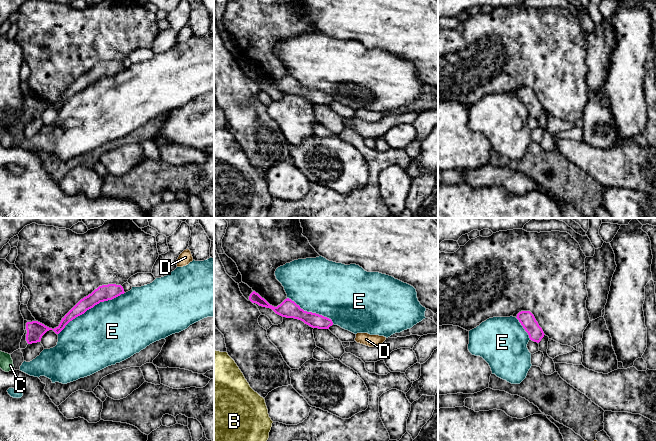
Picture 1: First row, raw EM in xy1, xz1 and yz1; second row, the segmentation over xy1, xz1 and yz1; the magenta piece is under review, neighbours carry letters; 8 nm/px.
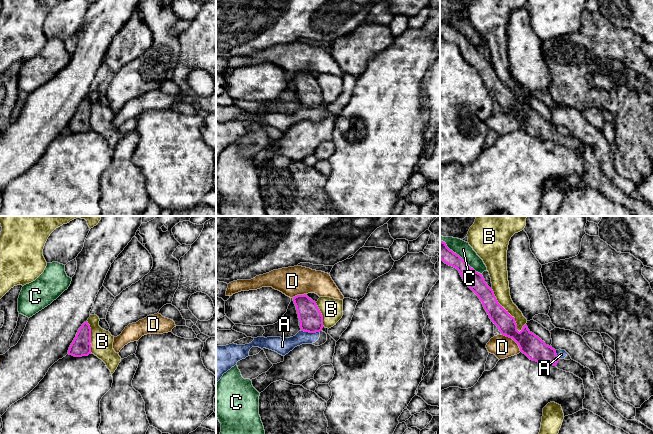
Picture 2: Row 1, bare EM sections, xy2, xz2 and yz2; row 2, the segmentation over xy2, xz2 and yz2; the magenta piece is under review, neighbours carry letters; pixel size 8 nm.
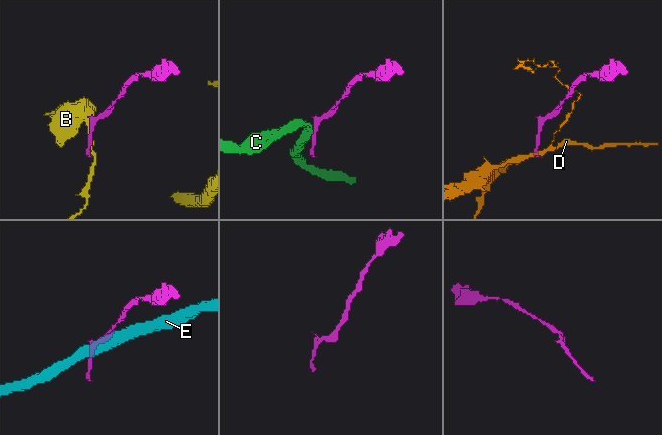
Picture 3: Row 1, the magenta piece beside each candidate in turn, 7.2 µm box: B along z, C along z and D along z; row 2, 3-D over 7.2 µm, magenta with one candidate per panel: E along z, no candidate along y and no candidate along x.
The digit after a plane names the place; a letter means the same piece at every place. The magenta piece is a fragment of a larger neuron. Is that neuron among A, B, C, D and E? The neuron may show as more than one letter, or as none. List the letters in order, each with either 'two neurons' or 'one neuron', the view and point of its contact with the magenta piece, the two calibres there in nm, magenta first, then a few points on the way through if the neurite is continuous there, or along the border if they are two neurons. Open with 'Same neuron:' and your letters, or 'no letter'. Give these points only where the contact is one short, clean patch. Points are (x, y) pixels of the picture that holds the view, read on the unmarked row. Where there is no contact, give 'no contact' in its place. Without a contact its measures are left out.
Same neuron: no letter
A: two neurons; contact xz2 (310, 108); calibres 190 and 140 nm; border xz2 (301, 106), (319, 108)
B: two neurons; contact yz2 (505, 86); calibres 150 and 140 nm
C: two neurons; contact yz2 (459, 32); calibres 140 and 120 nm
D: two neurons; contact yz2 (513, 115); calibres 180 and 180 nm; border yz2 (501, 109), (510, 113), (521, 127)
E: two neurons; contact xy1 (90, 84); calibres 130 and 500 nm

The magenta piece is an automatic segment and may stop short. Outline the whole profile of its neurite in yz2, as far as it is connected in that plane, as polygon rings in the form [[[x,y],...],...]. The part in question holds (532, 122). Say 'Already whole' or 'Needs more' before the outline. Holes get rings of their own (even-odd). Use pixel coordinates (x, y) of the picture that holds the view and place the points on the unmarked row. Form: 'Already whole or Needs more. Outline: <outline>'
Needs more. Outline: [[[441,16],[440,35],[459,47],[464,59],[478,72],[489,94],[498,103],[501,110],[512,114],[518,120],[520,127],[530,136],[556,142],[558,145],[573,149],[583,156],[584,185],[600,192],[609,200],[623,205],[634,216],[653,216],[653,206],[637,196],[627,196],[603,174],[593,148],[589,144],[572,135],[560,135],[556,126],[532,109],[526,100],[519,108],[515,94],[498,79],[492,64],[487,61],[482,50],[471,44]]]

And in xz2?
Already whole. Outline: [[[306,70],[293,73],[296,82],[301,107],[316,109],[322,106],[323,92],[316,80]]]

